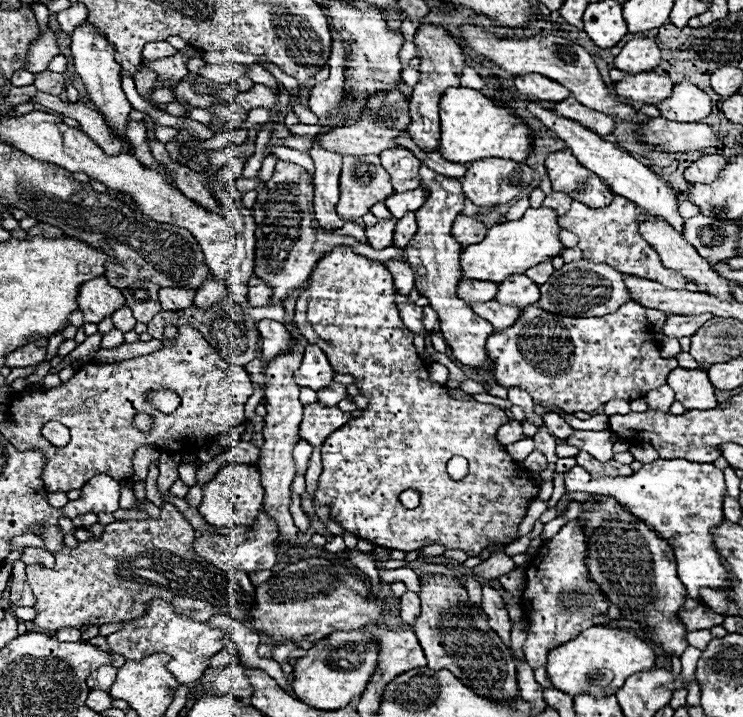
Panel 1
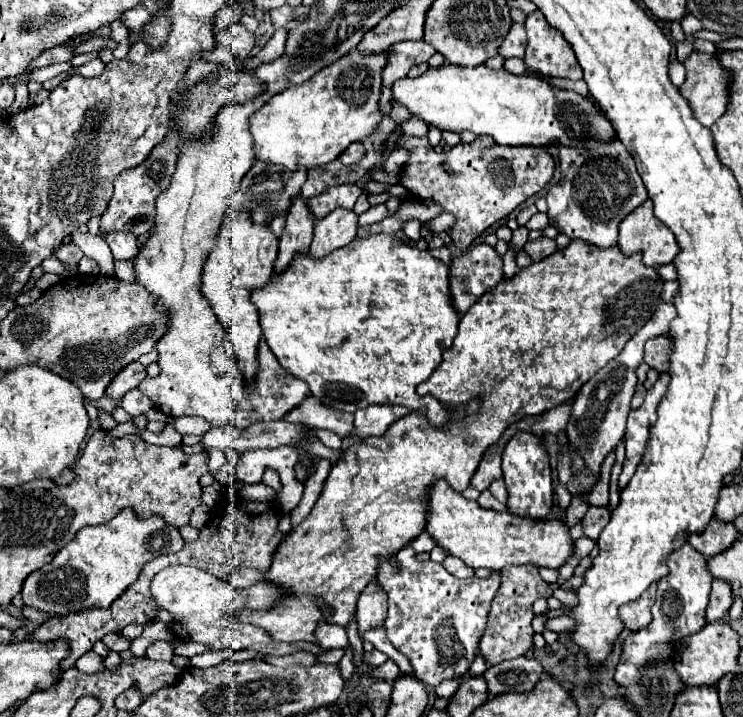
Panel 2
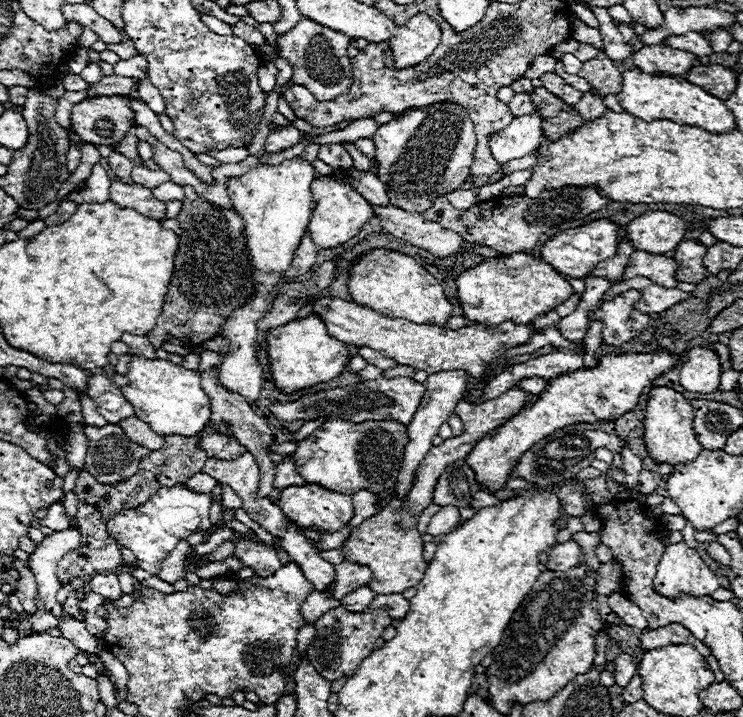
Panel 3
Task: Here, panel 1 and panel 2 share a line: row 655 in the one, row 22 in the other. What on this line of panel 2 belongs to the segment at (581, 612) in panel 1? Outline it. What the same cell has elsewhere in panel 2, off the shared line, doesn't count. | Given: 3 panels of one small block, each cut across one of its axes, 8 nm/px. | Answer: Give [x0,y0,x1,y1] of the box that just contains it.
[524,10,582,80]

